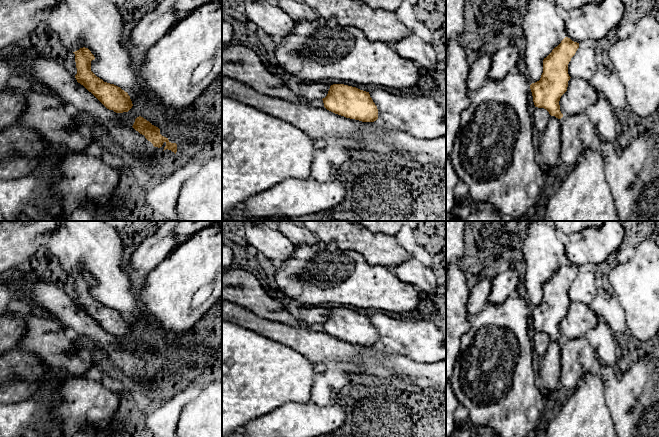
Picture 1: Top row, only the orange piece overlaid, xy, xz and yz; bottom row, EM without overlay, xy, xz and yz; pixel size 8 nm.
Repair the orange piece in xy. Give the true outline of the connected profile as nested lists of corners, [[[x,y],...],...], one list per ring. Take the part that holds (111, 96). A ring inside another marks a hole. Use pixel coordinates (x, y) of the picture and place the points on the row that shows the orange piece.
[[[83,47],[73,53],[77,82],[91,92],[107,109],[116,113],[128,112],[133,106],[128,93],[114,84],[104,82],[91,71],[91,61],[95,59],[91,51]]]

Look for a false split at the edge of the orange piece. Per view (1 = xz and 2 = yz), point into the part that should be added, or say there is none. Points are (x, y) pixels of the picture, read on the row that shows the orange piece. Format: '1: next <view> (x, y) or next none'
1: next none
2: next none

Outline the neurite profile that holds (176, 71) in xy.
[[[211,0],[179,21],[151,48],[146,50],[144,62],[137,68],[143,88],[165,109],[165,117],[173,119],[179,111],[185,116],[195,101],[222,72],[222,0]]]

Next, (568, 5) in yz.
[[[553,0],[557,6],[563,8],[568,12],[580,8],[584,5],[598,4],[601,1],[602,0]]]

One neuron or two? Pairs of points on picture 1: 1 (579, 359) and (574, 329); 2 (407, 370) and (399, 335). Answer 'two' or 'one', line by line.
1: one
2: two

